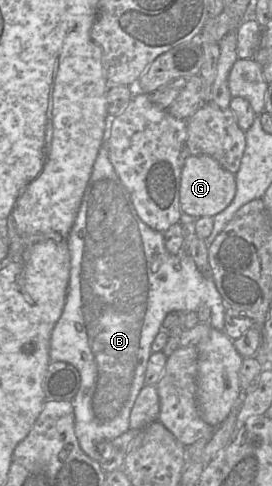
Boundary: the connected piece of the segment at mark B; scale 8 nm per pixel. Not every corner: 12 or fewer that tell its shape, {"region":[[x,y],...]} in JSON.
{"region":[[99,149],[50,361],[99,463],[172,311],[226,304],[140,219]]}

